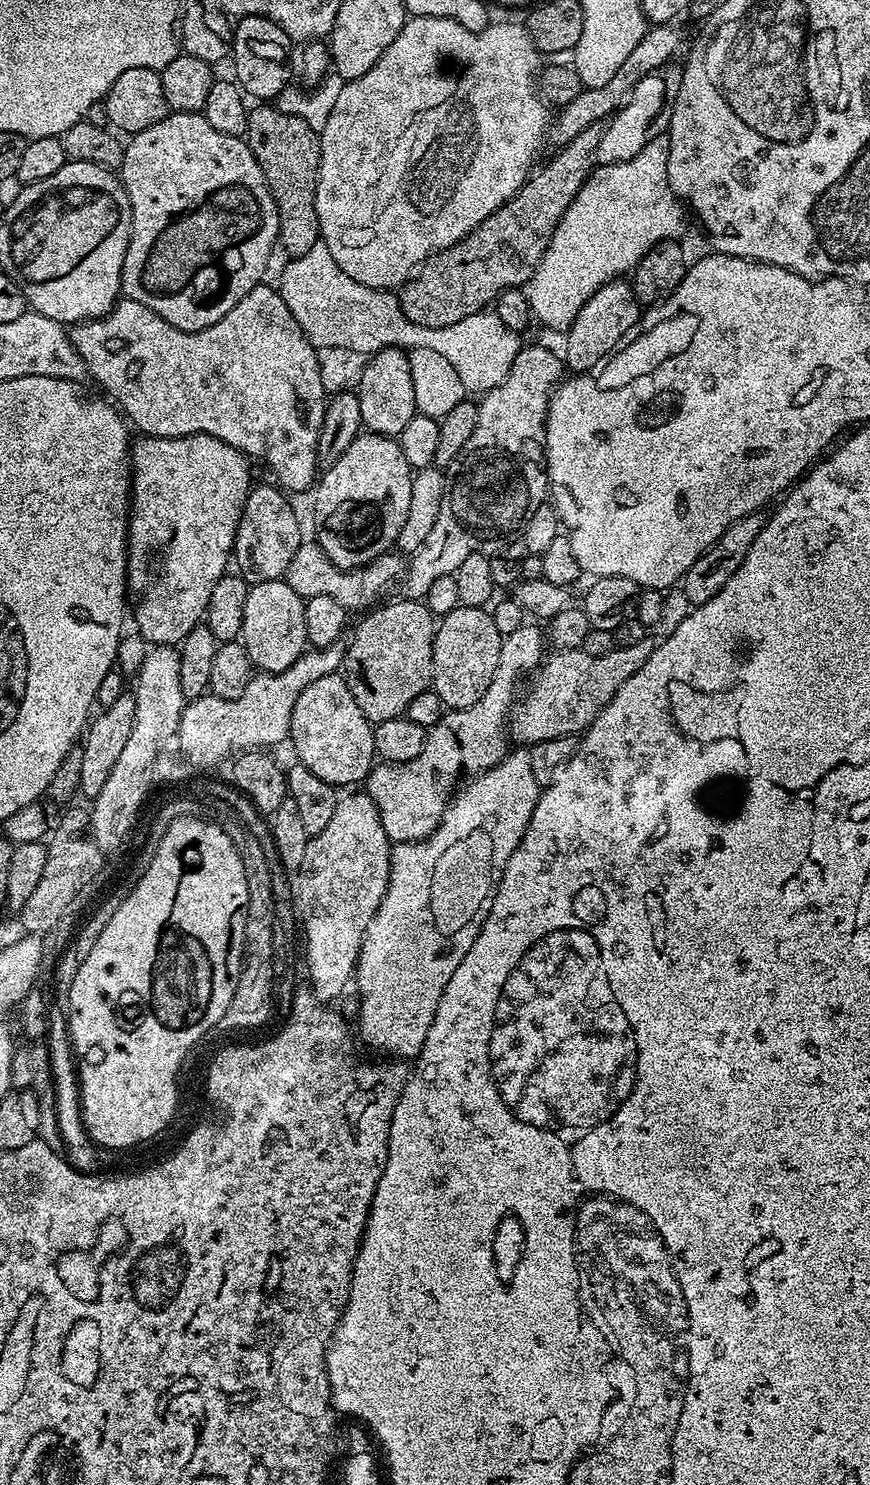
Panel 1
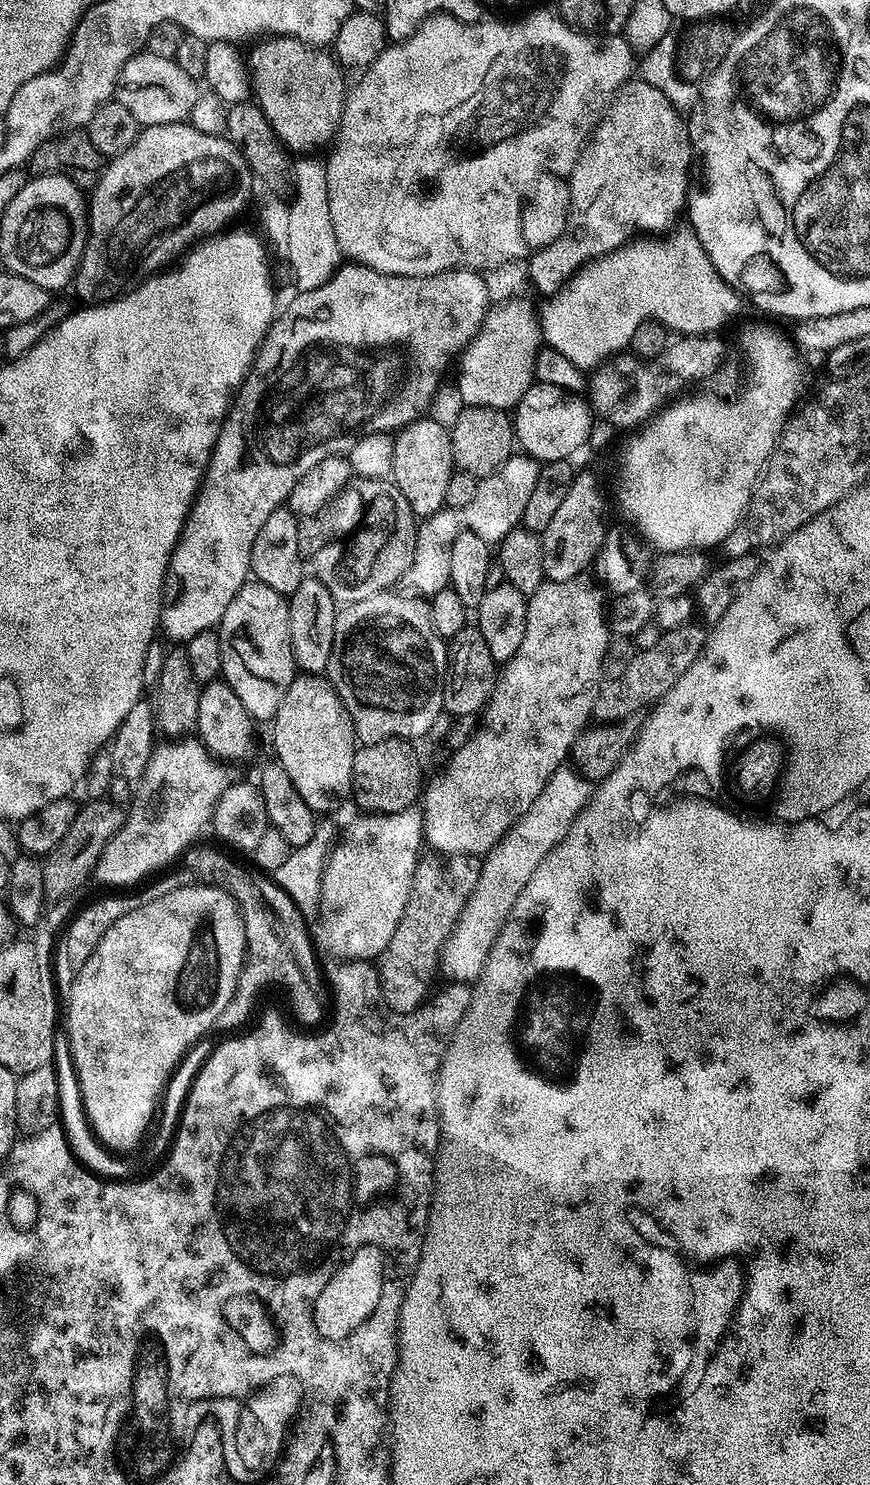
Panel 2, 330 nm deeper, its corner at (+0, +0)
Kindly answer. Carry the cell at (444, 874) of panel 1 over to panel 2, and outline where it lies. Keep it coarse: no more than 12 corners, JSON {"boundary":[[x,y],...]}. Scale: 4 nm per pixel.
{"boundary":[[562,766],[483,859],[442,953],[475,981],[518,894],[594,794]]}

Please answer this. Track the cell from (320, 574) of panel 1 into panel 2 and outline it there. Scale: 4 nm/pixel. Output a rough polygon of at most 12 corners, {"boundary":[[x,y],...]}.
{"boundary":[[513,454],[474,502],[421,519],[402,596],[450,585],[462,531],[499,542],[521,527],[541,461]]}

